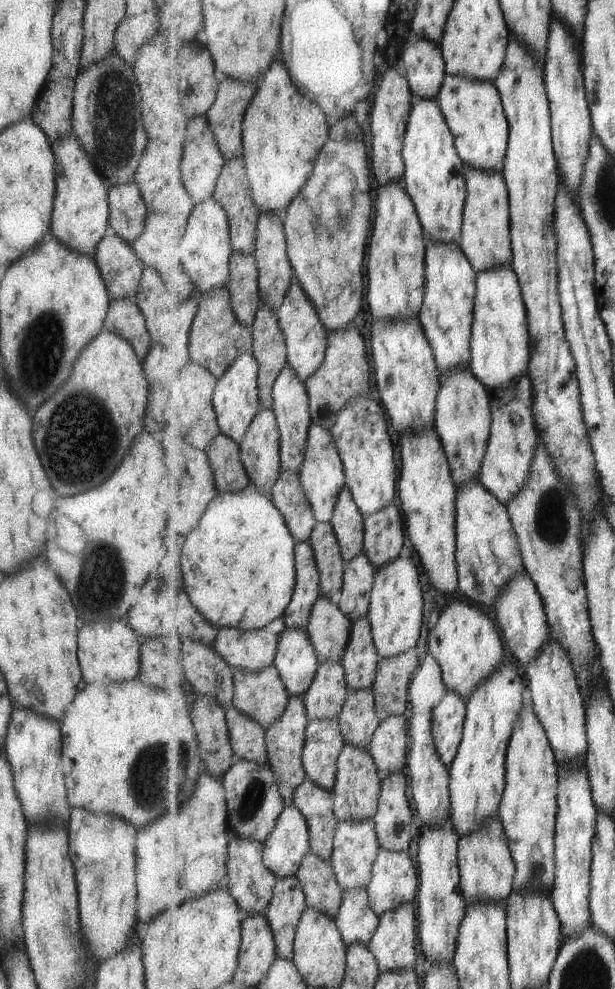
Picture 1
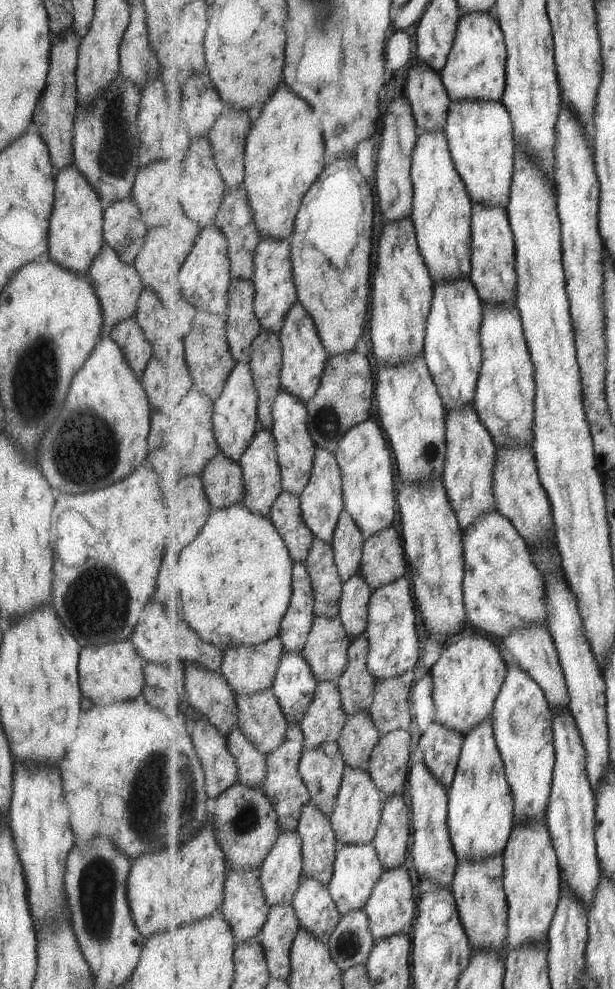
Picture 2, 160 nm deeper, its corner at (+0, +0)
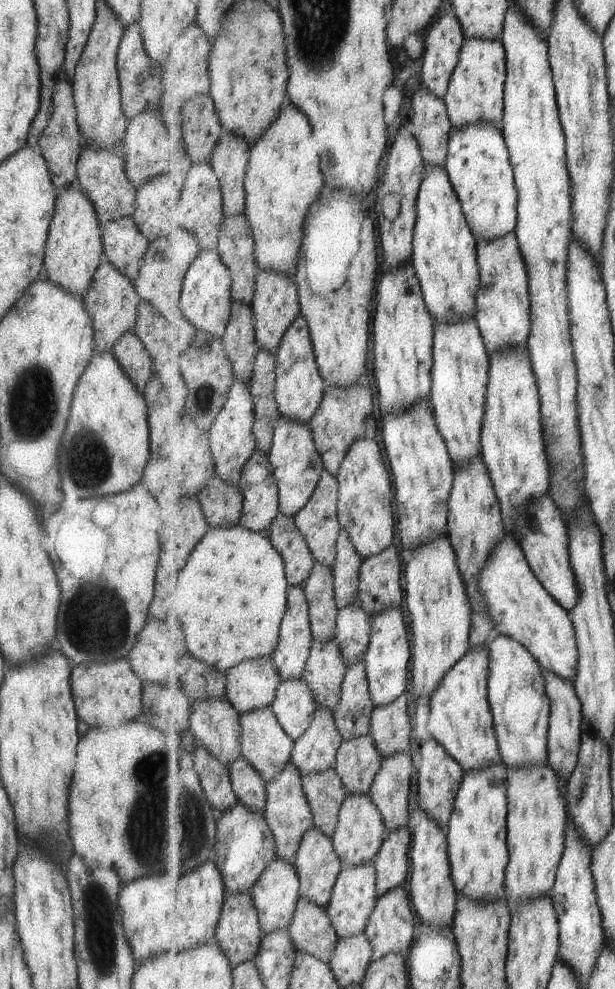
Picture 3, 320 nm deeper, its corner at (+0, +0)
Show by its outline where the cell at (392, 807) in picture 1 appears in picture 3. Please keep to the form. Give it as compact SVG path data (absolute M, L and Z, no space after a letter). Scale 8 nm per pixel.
M407 827L387 831L386 840L373 862L378 874L379 897L385 897L405 884L409 872L409 850L413 842Z

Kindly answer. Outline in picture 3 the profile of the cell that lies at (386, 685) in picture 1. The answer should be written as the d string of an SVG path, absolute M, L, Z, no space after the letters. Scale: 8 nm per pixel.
M404 694L393 704L386 707L377 707L372 714L371 736L374 738L375 746L384 756L399 753L413 752L413 740L411 732L412 718L409 718L409 698Z

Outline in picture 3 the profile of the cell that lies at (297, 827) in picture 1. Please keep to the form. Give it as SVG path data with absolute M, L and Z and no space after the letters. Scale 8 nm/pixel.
M276 858L266 868L266 872L259 878L258 884L254 886L250 895L259 915L263 936L275 931L287 931L294 921L301 898L298 871L291 862Z

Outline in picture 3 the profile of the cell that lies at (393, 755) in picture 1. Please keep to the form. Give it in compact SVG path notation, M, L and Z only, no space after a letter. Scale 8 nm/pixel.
M399 753L384 759L369 796L378 806L388 830L409 826L413 760L411 753Z

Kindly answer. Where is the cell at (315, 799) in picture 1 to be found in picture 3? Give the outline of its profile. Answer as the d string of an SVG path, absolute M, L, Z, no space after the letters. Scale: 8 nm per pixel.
M314 827L306 834L299 849L294 867L298 871L300 880L300 896L309 899L321 908L330 905L335 885L338 882L339 875L342 873L342 859L335 852L334 842L322 830Z

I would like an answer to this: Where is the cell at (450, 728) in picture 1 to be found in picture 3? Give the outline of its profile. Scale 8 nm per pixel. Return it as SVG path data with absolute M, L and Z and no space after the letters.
M434 738L423 743L418 752L417 767L417 801L437 826L447 831L451 815L454 813L454 802L462 789L466 778L464 768Z

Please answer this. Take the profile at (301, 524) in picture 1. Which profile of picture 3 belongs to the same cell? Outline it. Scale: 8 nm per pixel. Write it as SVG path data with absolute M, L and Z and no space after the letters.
M280 514L271 525L267 537L286 562L287 580L294 587L301 587L312 575L315 562L306 538L298 529L295 520L296 517Z

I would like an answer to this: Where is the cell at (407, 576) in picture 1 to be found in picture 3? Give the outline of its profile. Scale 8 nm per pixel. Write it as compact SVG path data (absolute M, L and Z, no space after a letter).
M387 609L370 619L373 633L366 654L366 671L371 696L377 707L386 707L401 698L409 686L409 666L412 666L412 644L400 609Z

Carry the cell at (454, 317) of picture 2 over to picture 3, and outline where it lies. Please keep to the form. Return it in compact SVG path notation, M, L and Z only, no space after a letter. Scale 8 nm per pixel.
M475 317L453 325L435 322L432 370L434 386L430 401L439 432L457 467L471 465L476 455L482 456L482 426L486 416L490 359Z

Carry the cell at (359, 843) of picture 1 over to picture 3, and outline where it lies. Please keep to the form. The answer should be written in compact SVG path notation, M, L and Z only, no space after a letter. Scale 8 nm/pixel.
M373 864L362 867L343 867L335 885L330 905L326 908L340 939L364 934L370 924L371 915L378 904L378 874Z

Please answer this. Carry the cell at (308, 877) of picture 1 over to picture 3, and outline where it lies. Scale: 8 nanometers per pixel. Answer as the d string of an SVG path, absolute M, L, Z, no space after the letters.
M301 897L289 934L297 953L316 956L330 966L340 938L324 908Z

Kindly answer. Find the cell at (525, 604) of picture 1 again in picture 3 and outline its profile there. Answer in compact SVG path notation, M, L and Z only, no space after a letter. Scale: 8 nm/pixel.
M543 671L546 691L550 696L552 711L550 714L550 729L548 730L548 762L549 765L565 781L574 776L578 768L582 748L584 716L582 715L582 702L576 693L573 683L568 683L564 678Z

